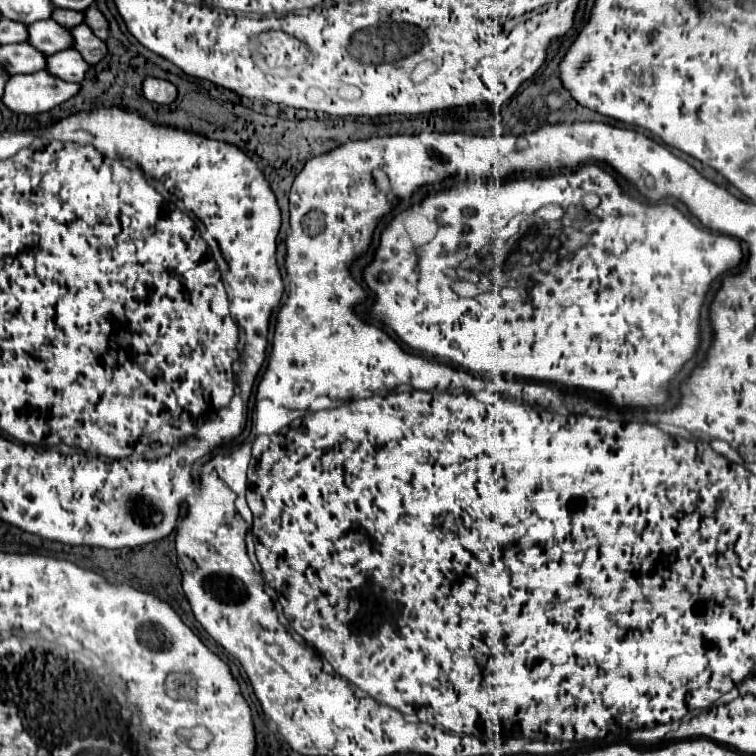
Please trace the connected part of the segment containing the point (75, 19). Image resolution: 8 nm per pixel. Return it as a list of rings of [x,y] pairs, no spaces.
[[[55,9],[51,19],[57,21],[59,25],[67,27],[67,29],[73,29],[75,25],[79,25],[83,21],[83,13],[77,13],[77,11],[71,11],[71,9]]]

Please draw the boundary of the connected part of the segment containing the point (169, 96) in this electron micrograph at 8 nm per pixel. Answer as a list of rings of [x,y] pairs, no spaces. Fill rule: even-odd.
[[[147,77],[141,85],[141,91],[147,101],[159,103],[159,105],[173,103],[173,97],[177,93],[175,85],[171,85],[169,81],[163,81],[163,79],[155,79],[155,77]]]

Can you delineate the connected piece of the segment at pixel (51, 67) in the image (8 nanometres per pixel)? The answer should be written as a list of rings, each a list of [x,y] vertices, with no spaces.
[[[65,49],[61,53],[55,53],[47,59],[45,71],[61,81],[81,83],[85,77],[85,71],[89,69],[89,63],[81,59],[81,55],[75,49]]]

